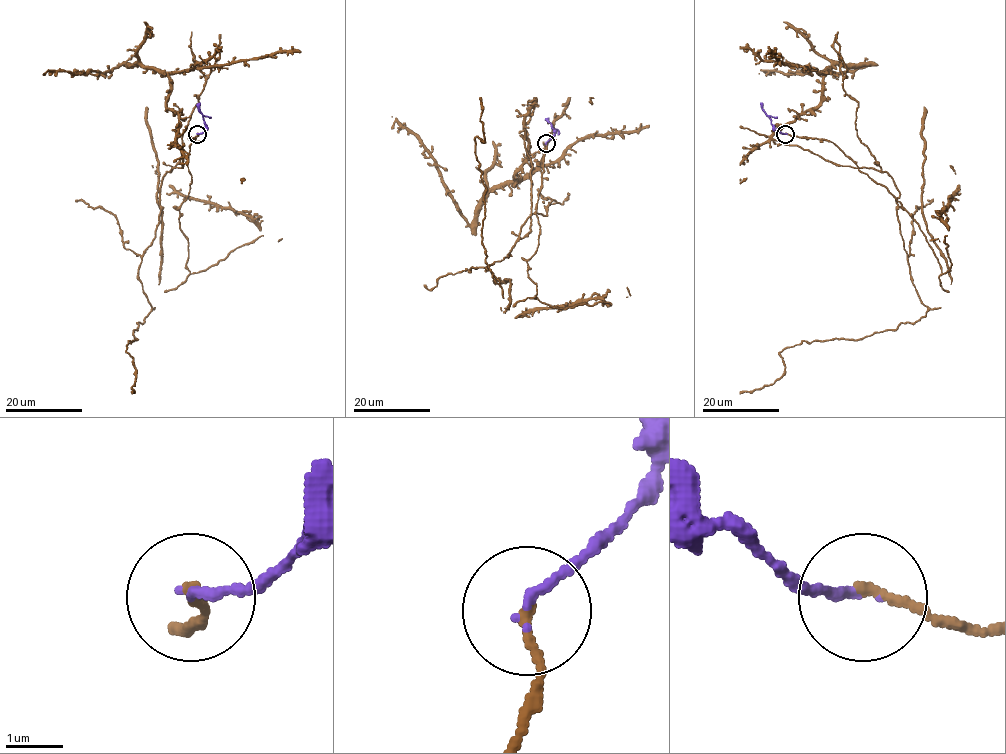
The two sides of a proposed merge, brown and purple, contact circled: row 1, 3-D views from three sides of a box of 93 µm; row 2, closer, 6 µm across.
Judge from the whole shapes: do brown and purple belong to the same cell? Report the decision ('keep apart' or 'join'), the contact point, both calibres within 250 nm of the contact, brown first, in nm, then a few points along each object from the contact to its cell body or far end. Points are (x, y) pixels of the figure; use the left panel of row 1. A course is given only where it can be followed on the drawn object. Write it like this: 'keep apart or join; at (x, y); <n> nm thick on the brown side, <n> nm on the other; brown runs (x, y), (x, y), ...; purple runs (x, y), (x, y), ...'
join; at (197, 134); 170 nm thick on the brown side, 170 nm on the other; brown runs (197, 134), (187, 161), (162, 177), (159, 223), (138, 269), (151, 311), (127, 344), (131, 393); purple runs (197, 134), (206, 129), (200, 103)

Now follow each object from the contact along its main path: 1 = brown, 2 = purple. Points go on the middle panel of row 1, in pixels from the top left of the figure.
1: (545, 143), (536, 211), (508, 257), (487, 268), (499, 285), (485, 261), (481, 232), (479, 98)
2: (545, 143), (554, 133), (548, 118)

